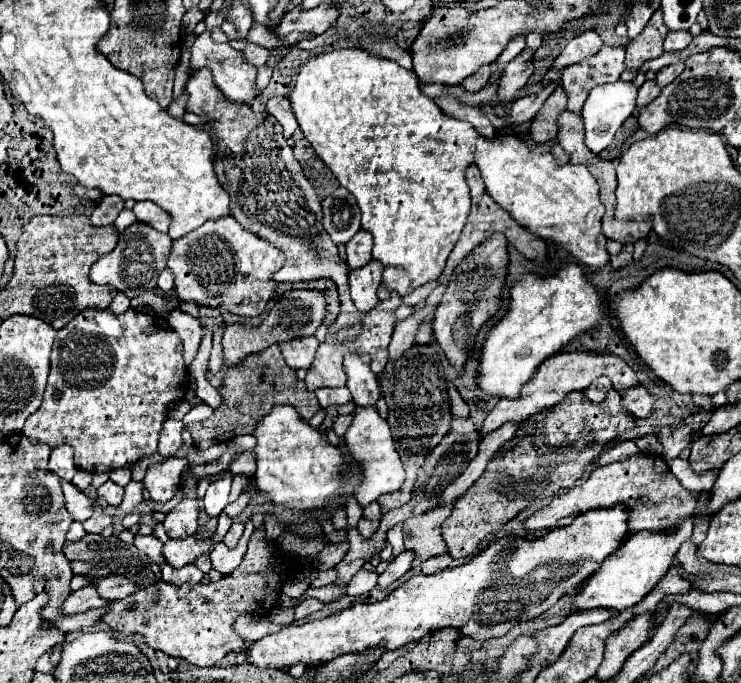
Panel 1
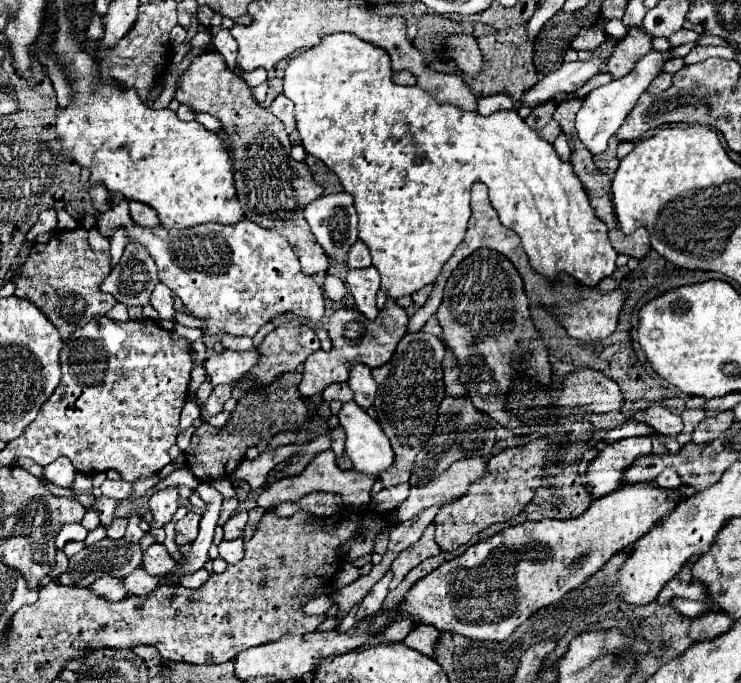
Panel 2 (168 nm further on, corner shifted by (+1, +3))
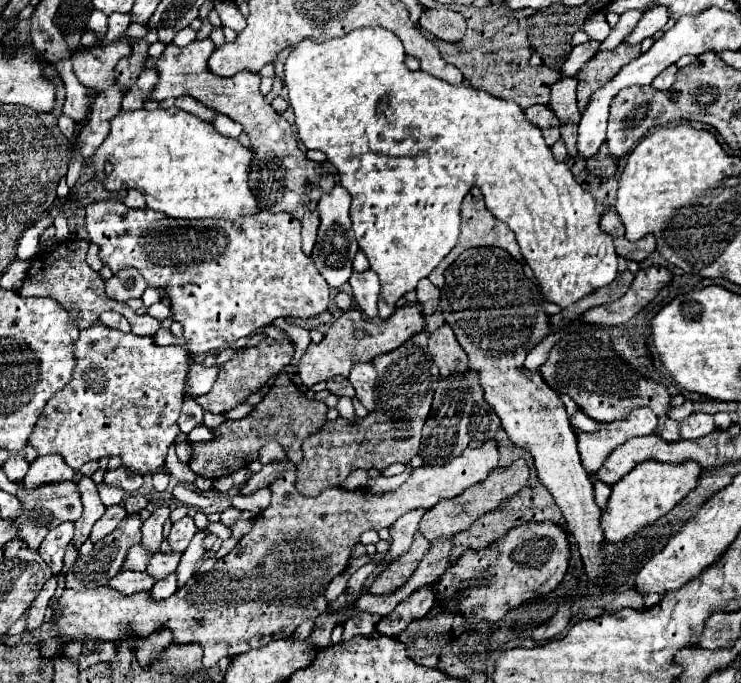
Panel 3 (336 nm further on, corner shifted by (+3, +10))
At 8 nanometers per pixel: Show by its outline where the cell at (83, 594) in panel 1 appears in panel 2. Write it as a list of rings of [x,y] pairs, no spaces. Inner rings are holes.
[[[102,576],[100,580],[96,580],[92,586],[90,586],[94,592],[100,592],[100,596],[116,602],[116,600],[124,600],[128,596],[128,590],[124,588],[122,580],[120,578],[114,578],[114,576]]]

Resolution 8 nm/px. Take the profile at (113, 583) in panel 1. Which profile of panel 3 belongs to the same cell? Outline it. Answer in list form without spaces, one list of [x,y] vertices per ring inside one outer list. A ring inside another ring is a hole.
[[[154,553],[152,559],[150,559],[150,563],[148,563],[146,573],[150,577],[154,577],[154,581],[160,581],[168,573],[176,571],[180,557],[182,557],[182,553]]]

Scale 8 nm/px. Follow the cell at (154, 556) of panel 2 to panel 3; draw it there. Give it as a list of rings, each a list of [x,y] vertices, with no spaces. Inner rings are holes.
[[[138,543],[138,545],[134,545],[134,547],[130,549],[130,553],[128,553],[128,557],[126,557],[122,569],[144,571],[146,565],[148,565],[148,561],[150,561],[150,557],[152,557],[152,553],[148,553],[148,551]]]

